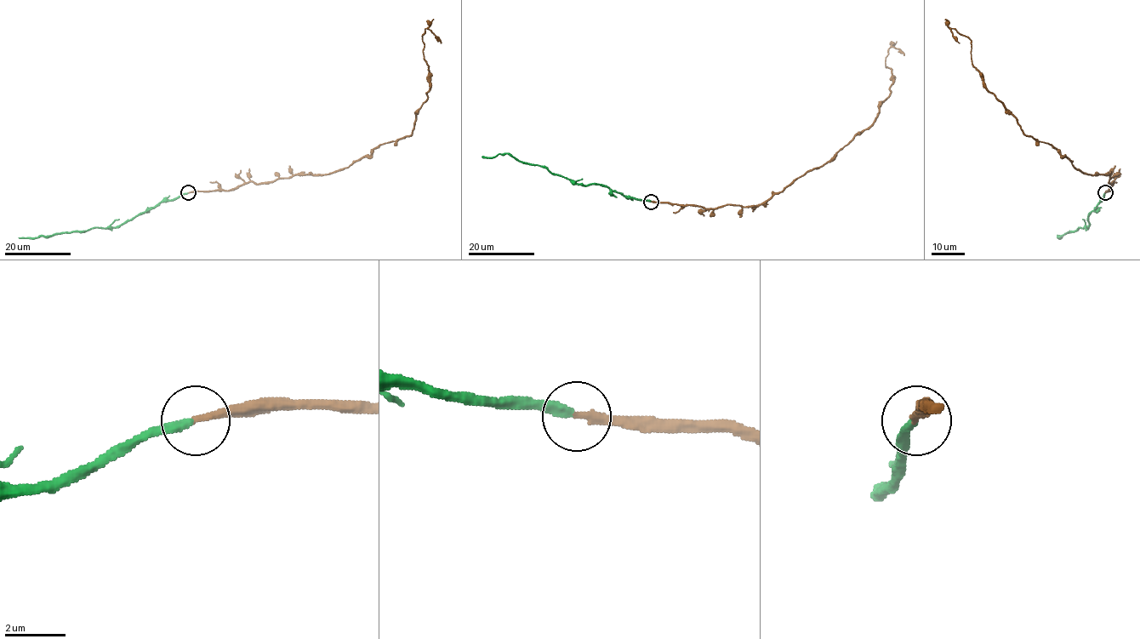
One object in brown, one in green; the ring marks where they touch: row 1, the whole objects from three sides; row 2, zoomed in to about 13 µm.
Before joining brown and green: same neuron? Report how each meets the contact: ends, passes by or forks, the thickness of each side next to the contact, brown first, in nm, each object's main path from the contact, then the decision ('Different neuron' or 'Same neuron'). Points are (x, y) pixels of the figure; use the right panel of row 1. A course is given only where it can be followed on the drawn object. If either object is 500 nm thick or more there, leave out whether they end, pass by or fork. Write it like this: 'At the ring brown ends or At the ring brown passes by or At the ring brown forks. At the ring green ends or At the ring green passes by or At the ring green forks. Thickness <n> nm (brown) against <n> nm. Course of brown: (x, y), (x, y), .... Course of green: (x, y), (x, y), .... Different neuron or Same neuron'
At the ring brown ends. At the ring green ends. Thickness 240 nm (brown) against 260 nm. Course of brown: (1105, 192), (1108, 174), (1078, 170), (1051, 145), (1023, 134), (971, 62), (970, 39), (950, 29), (960, 42). Course of green: (1105, 192), (1088, 215), (1088, 227), (1057, 236), (1061, 237). Same neuron

